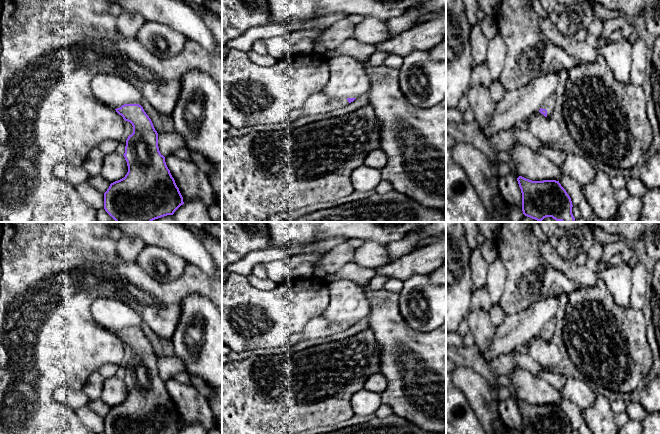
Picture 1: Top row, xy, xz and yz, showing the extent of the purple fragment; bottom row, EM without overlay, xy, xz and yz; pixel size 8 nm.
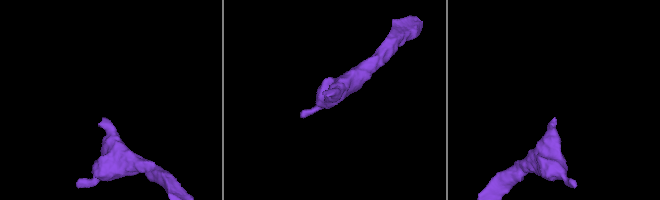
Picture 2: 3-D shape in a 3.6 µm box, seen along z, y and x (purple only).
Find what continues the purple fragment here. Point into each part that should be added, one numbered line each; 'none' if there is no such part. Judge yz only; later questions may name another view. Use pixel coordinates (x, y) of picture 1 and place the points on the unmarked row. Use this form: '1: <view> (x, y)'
1: yz (549, 328)

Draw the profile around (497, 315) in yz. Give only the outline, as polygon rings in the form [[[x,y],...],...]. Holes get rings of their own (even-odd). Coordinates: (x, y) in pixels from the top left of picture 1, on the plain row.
[[[497,303],[497,304],[491,306],[491,308],[489,309],[489,315],[490,315],[491,322],[496,327],[499,326],[500,324],[502,324],[502,322],[506,318],[506,314],[505,314],[503,308],[501,307],[500,303]]]

